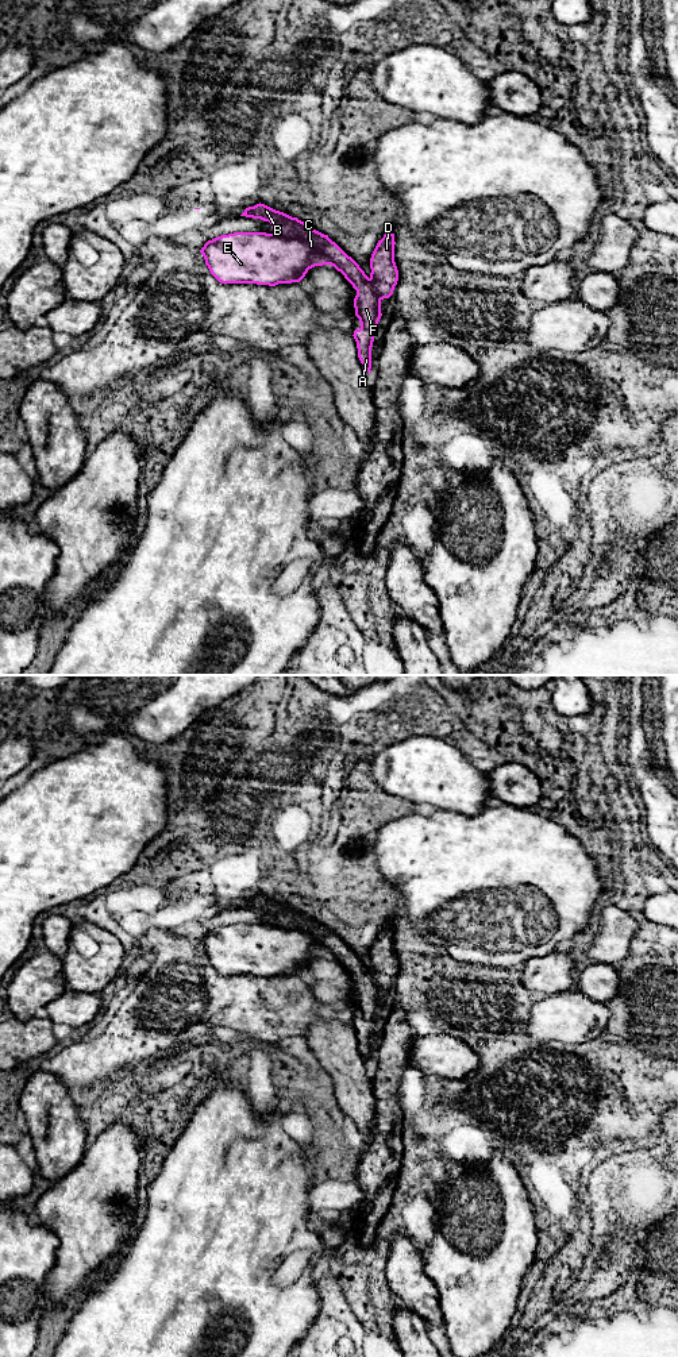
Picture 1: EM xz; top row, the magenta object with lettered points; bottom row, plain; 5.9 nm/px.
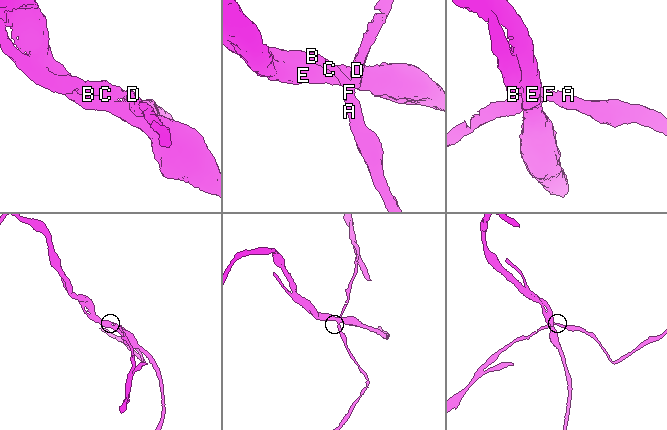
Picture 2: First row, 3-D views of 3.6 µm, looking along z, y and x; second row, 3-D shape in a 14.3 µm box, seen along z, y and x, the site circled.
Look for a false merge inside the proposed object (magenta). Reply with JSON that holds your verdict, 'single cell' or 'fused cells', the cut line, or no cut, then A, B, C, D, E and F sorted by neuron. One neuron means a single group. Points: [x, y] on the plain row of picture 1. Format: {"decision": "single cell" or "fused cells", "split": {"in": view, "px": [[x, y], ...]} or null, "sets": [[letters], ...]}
{"decision": "fused cells", "split": {"in": "xz", "px": [[369, 970], [381, 990]]}, "sets": [["A", "B", "C", "E", "F"], ["D"]]}

